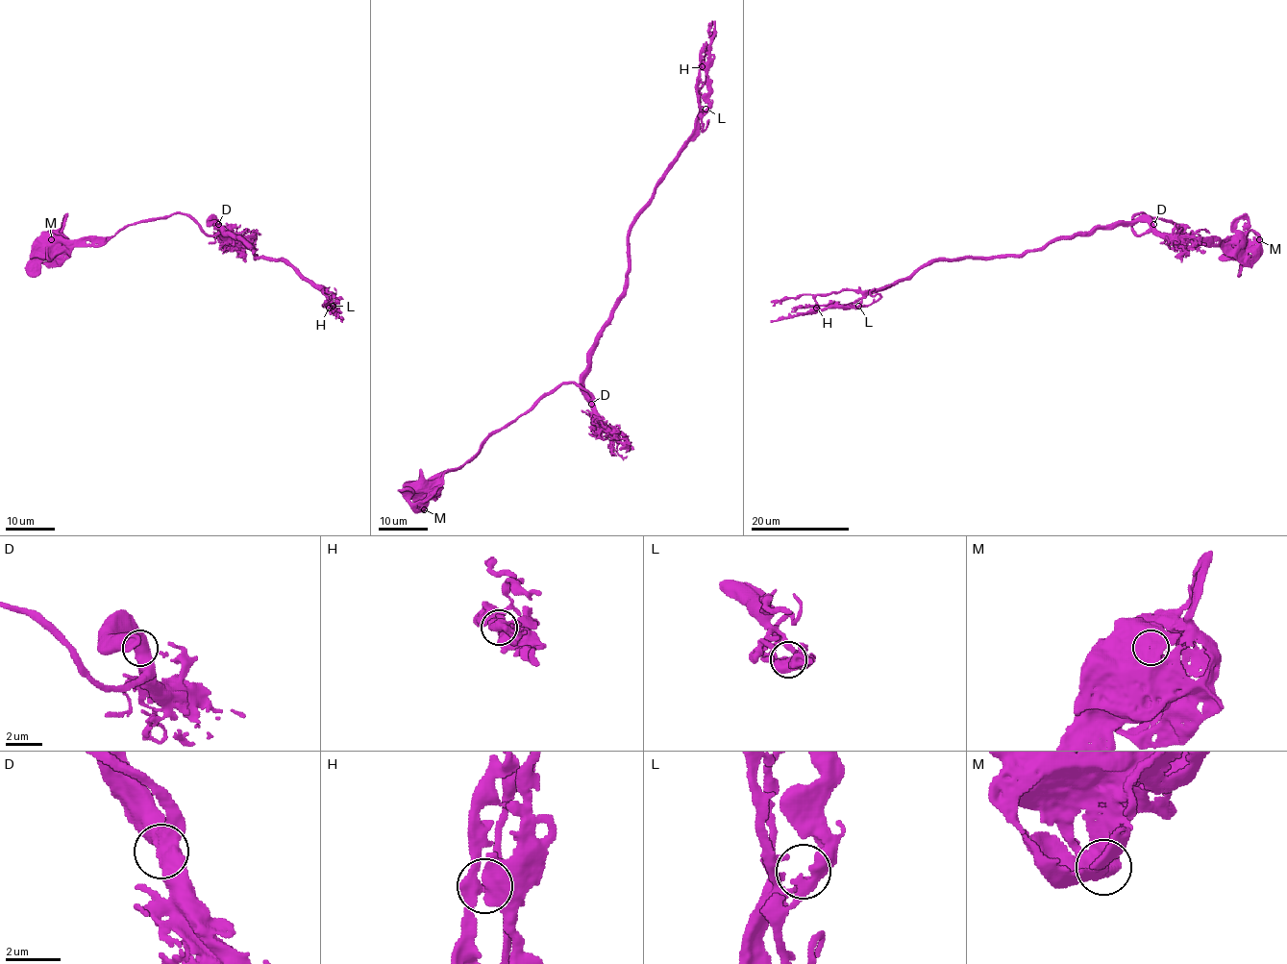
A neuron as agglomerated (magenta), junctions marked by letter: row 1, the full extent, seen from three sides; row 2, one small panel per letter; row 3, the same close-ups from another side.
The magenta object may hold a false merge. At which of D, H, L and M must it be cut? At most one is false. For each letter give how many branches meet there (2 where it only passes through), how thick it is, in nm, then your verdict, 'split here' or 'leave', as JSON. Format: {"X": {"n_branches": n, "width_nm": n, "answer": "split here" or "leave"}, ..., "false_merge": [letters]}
{"D": {"n_branches": 2, "width_nm": 600, "answer": "leave"}, "H": {"n_branches": 4, "width_nm": 440, "answer": "leave"}, "L": {"n_branches": 3, "width_nm": 240, "answer": "leave"}, "M": {"n_branches": 2, "width_nm": 550, "answer": "leave"}, "false_merge": []}

